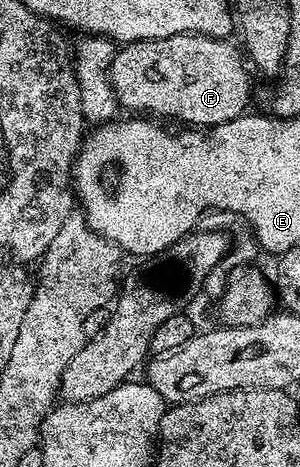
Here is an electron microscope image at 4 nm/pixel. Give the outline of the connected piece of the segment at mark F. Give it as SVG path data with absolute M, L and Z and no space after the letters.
M183 32L157 40L136 40L116 49L116 56L108 73L114 86L117 105L121 109L129 108L132 114L147 114L152 118L169 116L172 120L181 120L184 126L210 128L213 124L230 122L245 115L248 95L252 84L248 81L246 56L239 47L232 45L228 38L200 36L196 32Z

